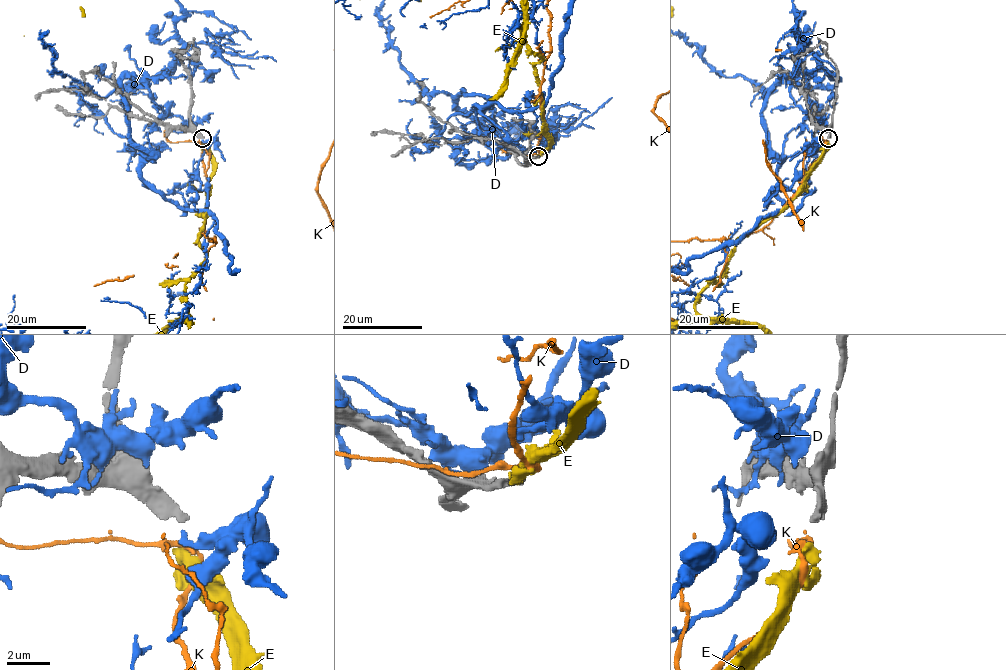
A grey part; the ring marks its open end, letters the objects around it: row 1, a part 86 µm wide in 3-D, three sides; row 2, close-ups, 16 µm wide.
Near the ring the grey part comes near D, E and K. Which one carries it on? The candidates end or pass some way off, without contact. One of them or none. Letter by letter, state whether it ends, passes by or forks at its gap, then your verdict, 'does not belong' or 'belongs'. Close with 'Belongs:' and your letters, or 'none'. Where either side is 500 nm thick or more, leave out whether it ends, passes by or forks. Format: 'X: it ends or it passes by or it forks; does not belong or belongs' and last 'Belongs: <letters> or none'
D: it ends; does not belong
E: belongs
K: it passes by; does not belong
Belongs: E

